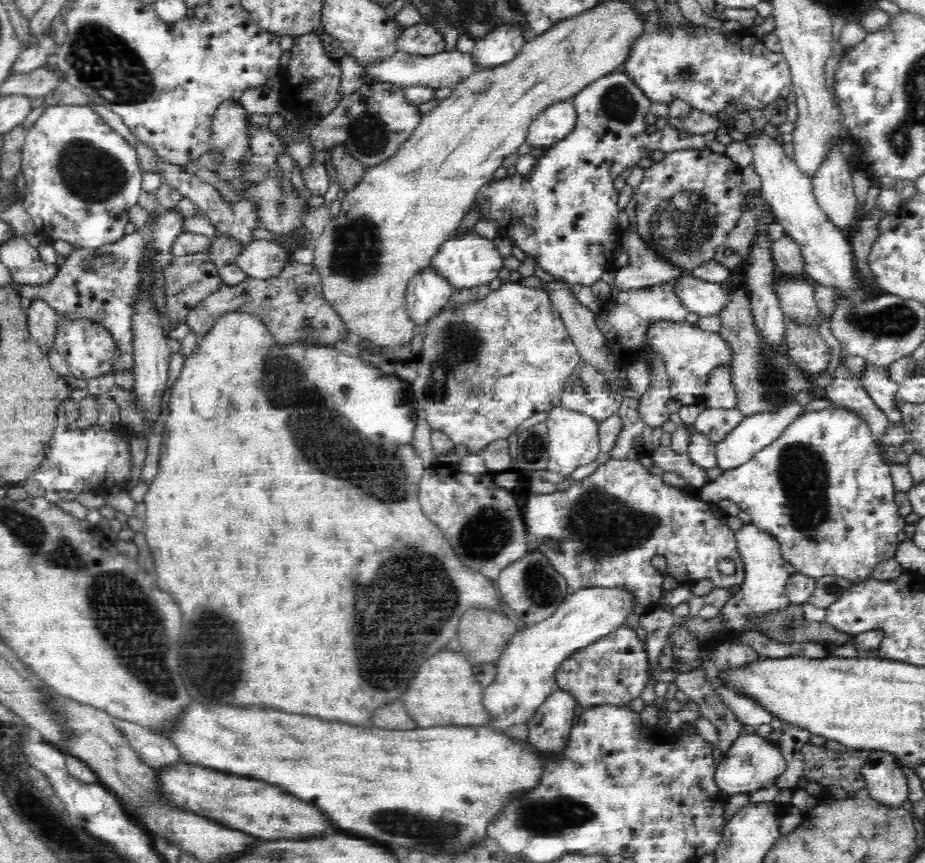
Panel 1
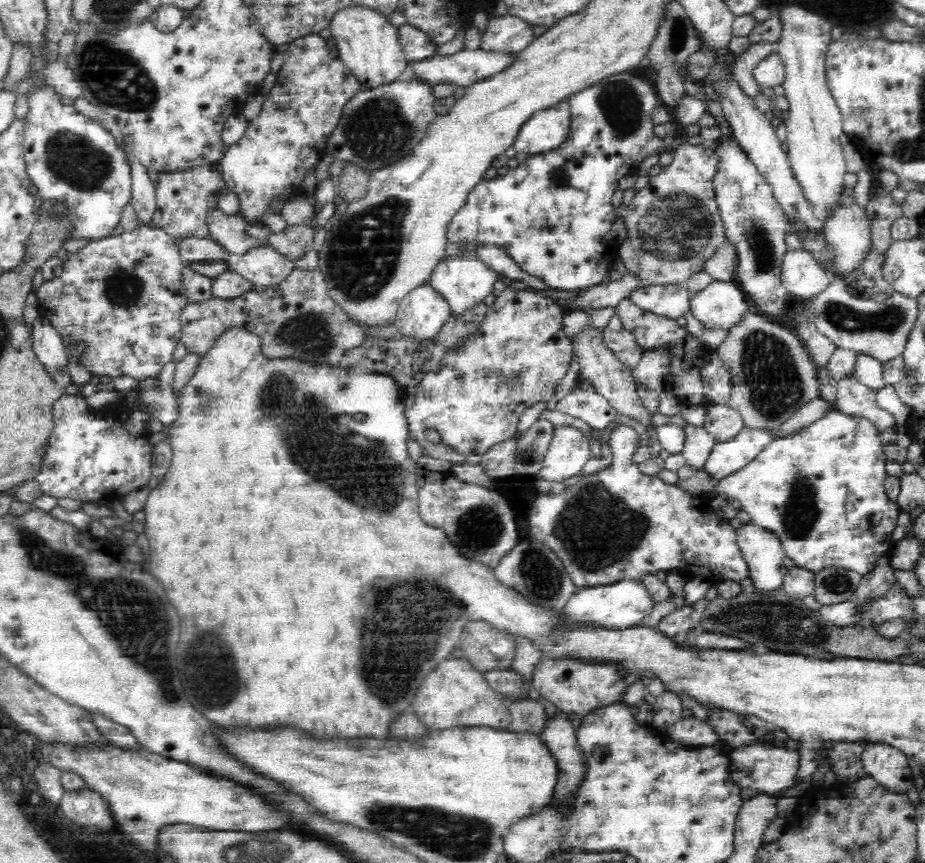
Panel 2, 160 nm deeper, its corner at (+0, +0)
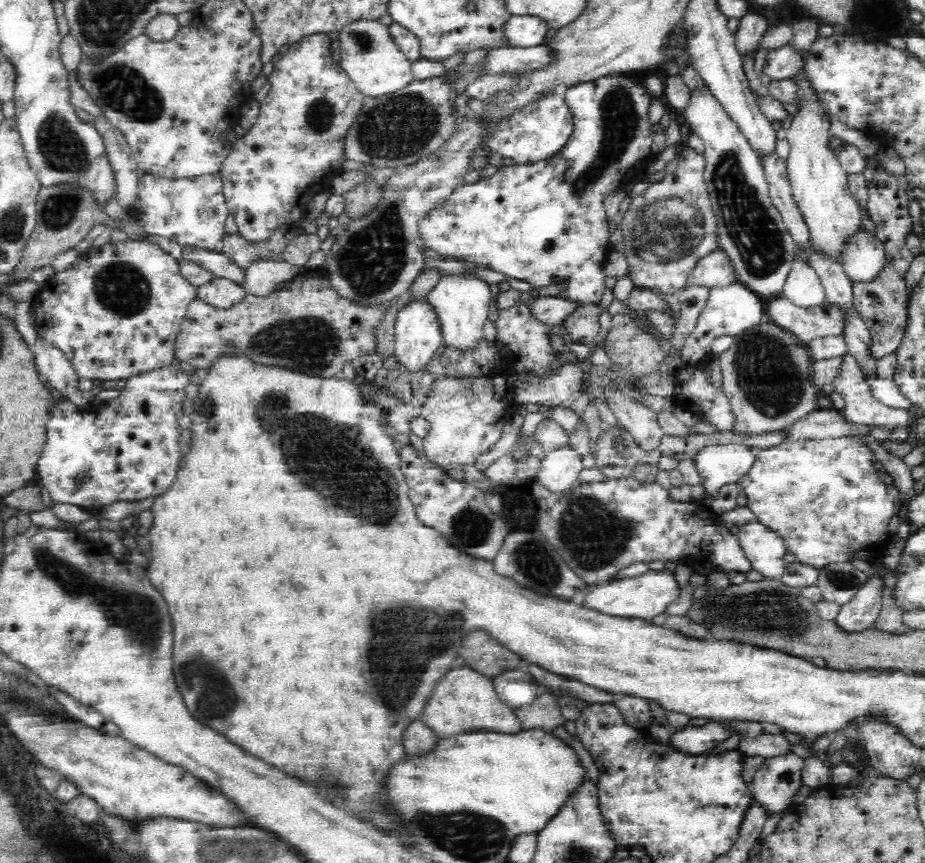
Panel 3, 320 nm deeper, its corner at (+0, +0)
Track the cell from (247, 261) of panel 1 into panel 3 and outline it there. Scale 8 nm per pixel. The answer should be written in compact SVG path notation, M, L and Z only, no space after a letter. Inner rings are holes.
M257 260L243 268L243 285L253 296L270 296L278 284L298 276L298 272L305 270L304 265L288 264L280 260Z

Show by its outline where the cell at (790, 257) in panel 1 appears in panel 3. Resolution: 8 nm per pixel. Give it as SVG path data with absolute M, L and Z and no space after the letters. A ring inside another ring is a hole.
M800 258L792 261L781 295L802 308L820 306L826 301L818 273Z

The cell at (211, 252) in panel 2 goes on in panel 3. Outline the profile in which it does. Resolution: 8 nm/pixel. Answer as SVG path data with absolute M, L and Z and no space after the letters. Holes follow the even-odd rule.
M188 245L183 247L181 258L190 260L198 266L212 271L214 277L228 278L234 283L243 284L243 268L236 265L224 253Z

